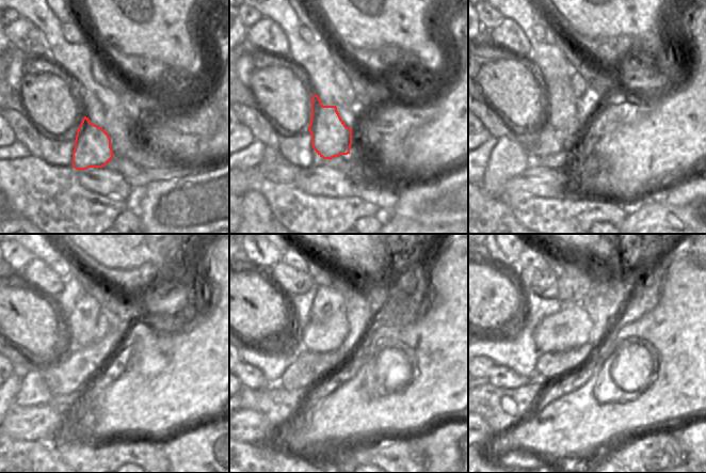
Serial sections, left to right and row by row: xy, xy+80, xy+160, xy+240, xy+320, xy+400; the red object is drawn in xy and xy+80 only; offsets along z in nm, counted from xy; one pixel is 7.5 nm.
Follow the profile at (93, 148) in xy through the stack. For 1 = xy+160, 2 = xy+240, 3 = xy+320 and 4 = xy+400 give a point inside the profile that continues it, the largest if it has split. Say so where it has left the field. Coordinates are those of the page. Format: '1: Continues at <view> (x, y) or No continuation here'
1: Continues at xy+160 (560, 101)
2: Continues at xy+240 (81, 322)
3: Continues at xy+320 (327, 301)
4: Continues at xy+400 (572, 289).

